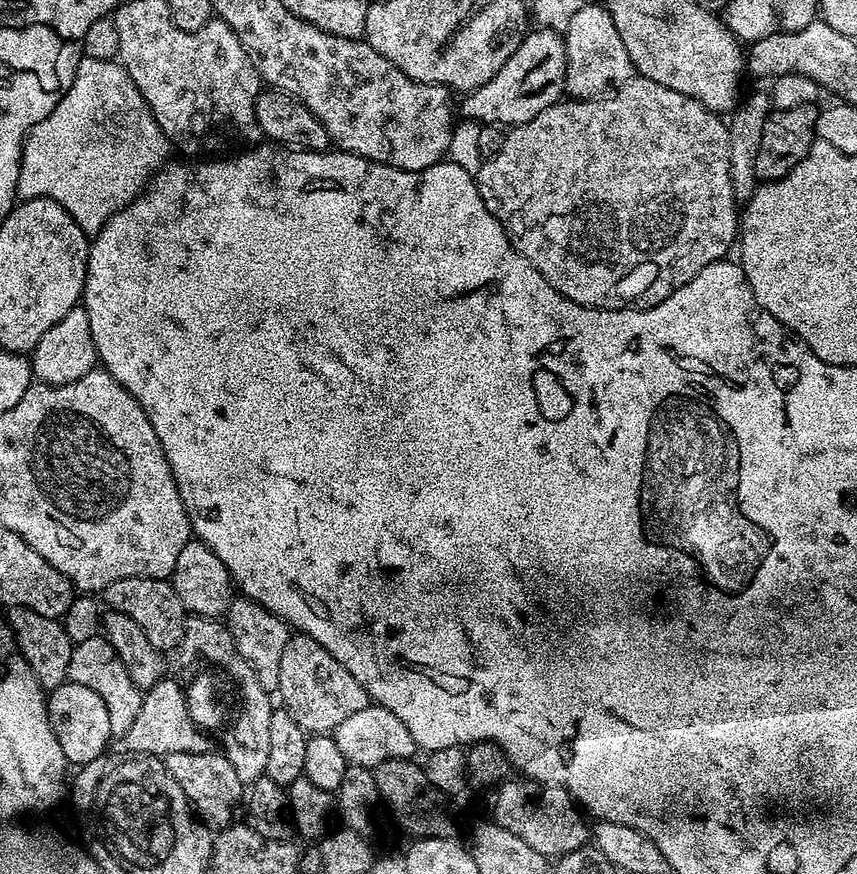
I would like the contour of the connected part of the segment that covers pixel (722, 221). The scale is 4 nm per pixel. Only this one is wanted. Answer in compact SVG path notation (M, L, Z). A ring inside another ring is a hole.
M637 75L627 84L620 85L611 94L604 94L599 98L590 100L561 98L557 104L546 106L542 114L530 118L530 122L515 125L505 135L499 150L483 161L474 179L482 202L487 206L489 212L503 224L516 251L521 252L532 263L532 267L539 270L542 278L546 278L546 282L554 290L563 294L565 300L573 300L575 304L584 304L588 308L594 308L594 302L604 300L602 296L602 248L628 246L630 236L650 234L662 242L676 242L678 246L686 246L686 264L690 264L690 272L698 275L703 268L710 266L715 260L725 259L731 248L733 251L738 240L738 201L732 192L730 182L727 123L717 113L701 106L694 98L686 94L678 94L678 90L670 90L670 86L647 80L642 75Z

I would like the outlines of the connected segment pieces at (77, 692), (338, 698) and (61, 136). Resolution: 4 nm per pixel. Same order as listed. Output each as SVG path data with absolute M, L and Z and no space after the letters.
M71 682L59 684L47 693L48 724L52 728L54 738L58 738L58 746L62 746L62 754L69 765L92 766L104 752L108 740L113 739L110 730L109 715L106 714L106 704L94 690L86 686L78 686Z
M303 634L289 635L282 649L282 662L278 666L280 687L279 703L304 728L308 734L324 734L336 727L342 718L358 714L358 710L367 708L370 697L366 689L324 649L314 638Z
M84 58L80 61L70 90L66 90L58 106L54 106L49 116L35 124L25 136L16 190L24 200L44 196L58 202L86 234L95 234L102 230L102 226L119 208L131 204L145 191L150 177L165 159L164 147L164 132L138 86L134 86L128 77L124 65L116 60Z

